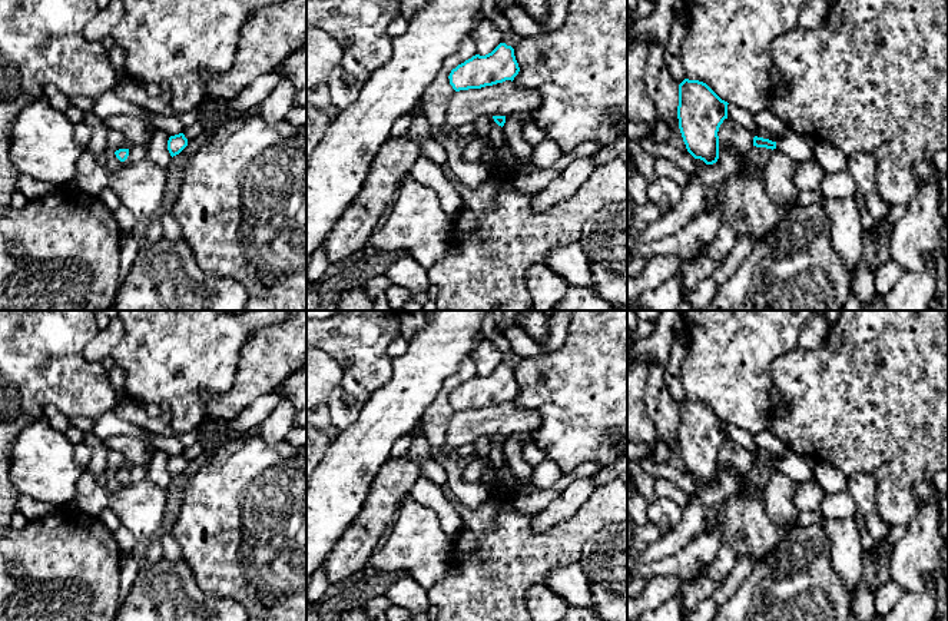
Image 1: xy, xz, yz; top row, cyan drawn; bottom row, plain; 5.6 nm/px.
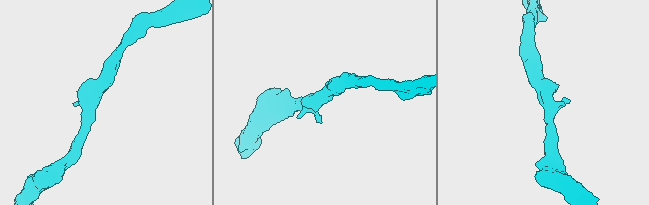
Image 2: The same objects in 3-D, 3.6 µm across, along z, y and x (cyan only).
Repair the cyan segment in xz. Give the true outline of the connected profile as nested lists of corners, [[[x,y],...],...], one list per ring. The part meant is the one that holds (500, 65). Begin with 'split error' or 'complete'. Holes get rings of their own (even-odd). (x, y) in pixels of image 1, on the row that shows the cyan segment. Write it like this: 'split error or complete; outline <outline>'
complete; outline [[[500,43],[485,56],[475,54],[451,70],[448,79],[455,92],[481,89],[514,80],[520,67],[514,56],[514,49]]]

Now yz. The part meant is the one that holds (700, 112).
complete; outline [[[685,79],[679,84],[677,119],[687,152],[713,165],[719,159],[719,127],[727,119],[727,102],[706,83]]]

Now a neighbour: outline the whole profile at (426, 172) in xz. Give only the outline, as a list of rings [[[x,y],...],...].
[[[418,156],[410,173],[415,182],[435,190],[442,210],[448,217],[455,217],[461,210],[461,196],[451,186],[441,166],[424,156]]]

